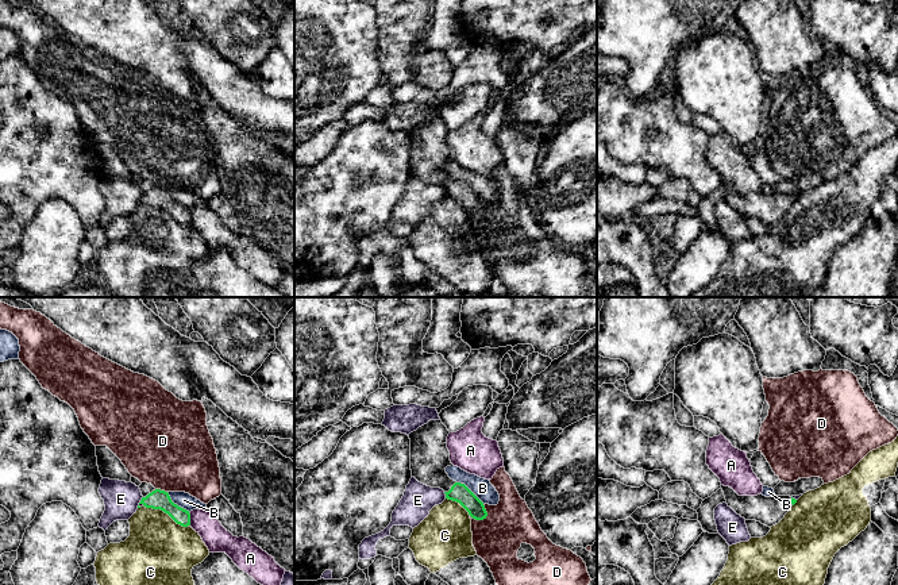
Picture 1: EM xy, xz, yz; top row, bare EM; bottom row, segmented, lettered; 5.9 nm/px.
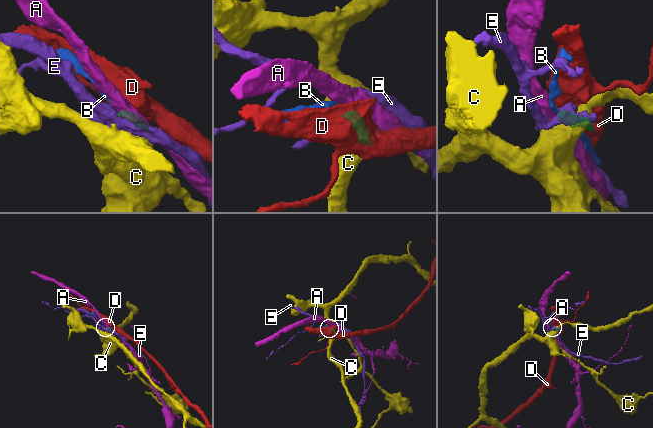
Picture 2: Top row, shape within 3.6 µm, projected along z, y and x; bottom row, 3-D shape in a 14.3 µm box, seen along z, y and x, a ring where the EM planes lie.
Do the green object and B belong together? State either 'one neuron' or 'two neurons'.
two neurons

